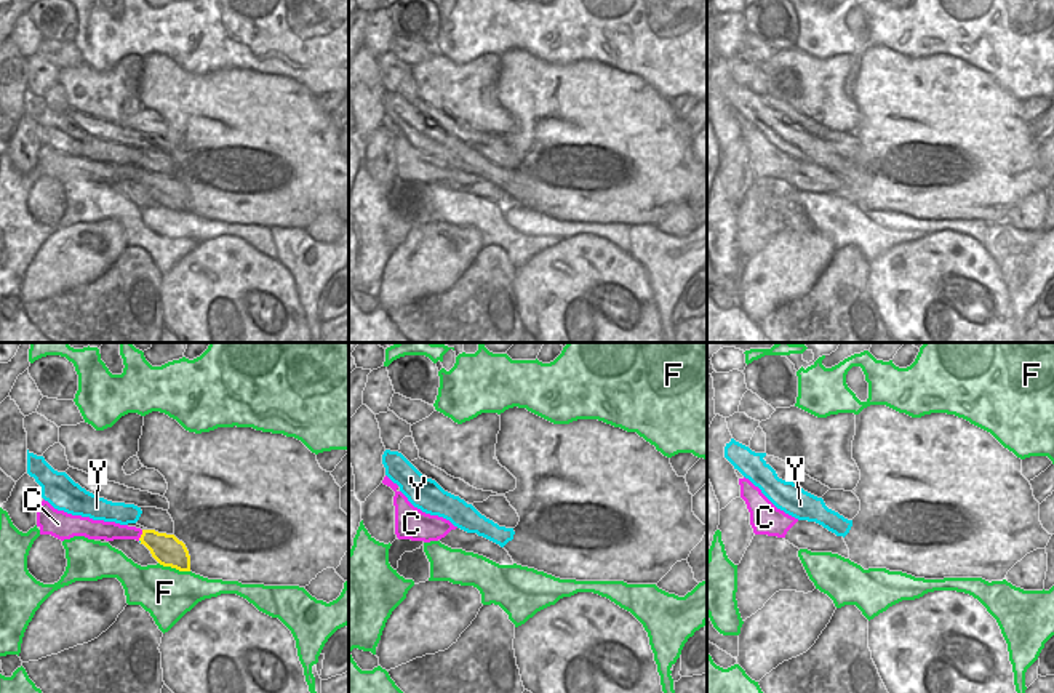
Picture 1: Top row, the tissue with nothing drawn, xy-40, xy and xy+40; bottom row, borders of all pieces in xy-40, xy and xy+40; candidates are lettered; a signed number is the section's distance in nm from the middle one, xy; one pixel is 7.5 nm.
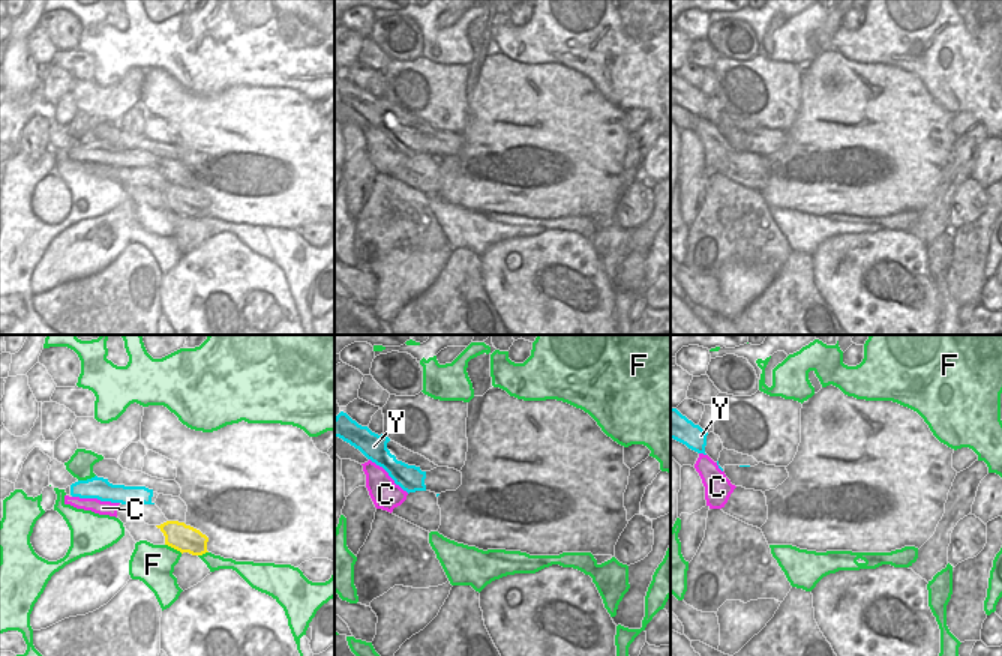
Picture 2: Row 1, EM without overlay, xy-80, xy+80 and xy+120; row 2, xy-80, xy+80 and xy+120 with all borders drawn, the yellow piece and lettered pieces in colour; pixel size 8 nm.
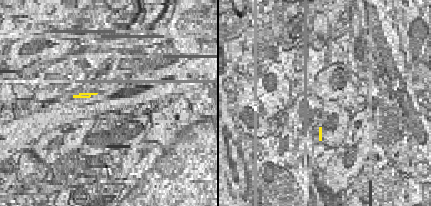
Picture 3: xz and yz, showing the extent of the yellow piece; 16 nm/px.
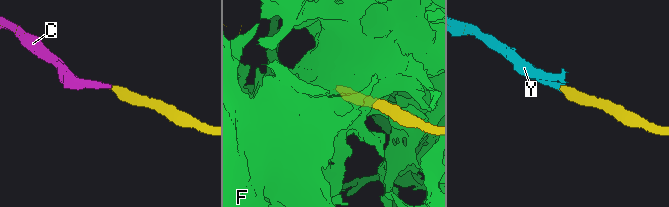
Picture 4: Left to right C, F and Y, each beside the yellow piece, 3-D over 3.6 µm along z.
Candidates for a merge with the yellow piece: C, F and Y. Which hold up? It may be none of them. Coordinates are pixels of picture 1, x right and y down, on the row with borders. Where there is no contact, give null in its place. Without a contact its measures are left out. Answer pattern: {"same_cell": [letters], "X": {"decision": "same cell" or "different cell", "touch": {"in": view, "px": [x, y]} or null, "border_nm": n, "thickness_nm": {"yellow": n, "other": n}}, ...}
{"same_cell": ["Y"], "C": {"decision": "different cell", "touch": {"in": "xy-40", "px": [141, 535]}, "border_nm": 90, "thickness_nm": {"yellow": 240, "other": 140}}, "F": {"decision": "different cell", "touch": {"in": "xy-40", "px": [175, 567]}, "border_nm": 260, "thickness_nm": {"yellow": 240, "other": 400}}, "Y": {"decision": "same cell", "touch": null}}

